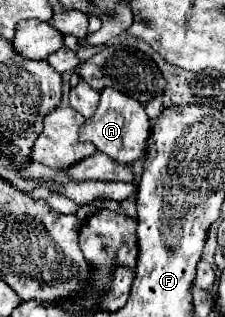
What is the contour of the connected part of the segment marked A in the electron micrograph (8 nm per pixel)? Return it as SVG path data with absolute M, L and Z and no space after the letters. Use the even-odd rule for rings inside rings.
M102 90L102 98L100 98L100 106L96 108L96 114L88 118L80 130L82 142L84 140L92 142L100 152L108 154L112 160L122 164L132 164L144 156L148 136L150 136L150 118L146 116L144 106L138 100L118 90Z

